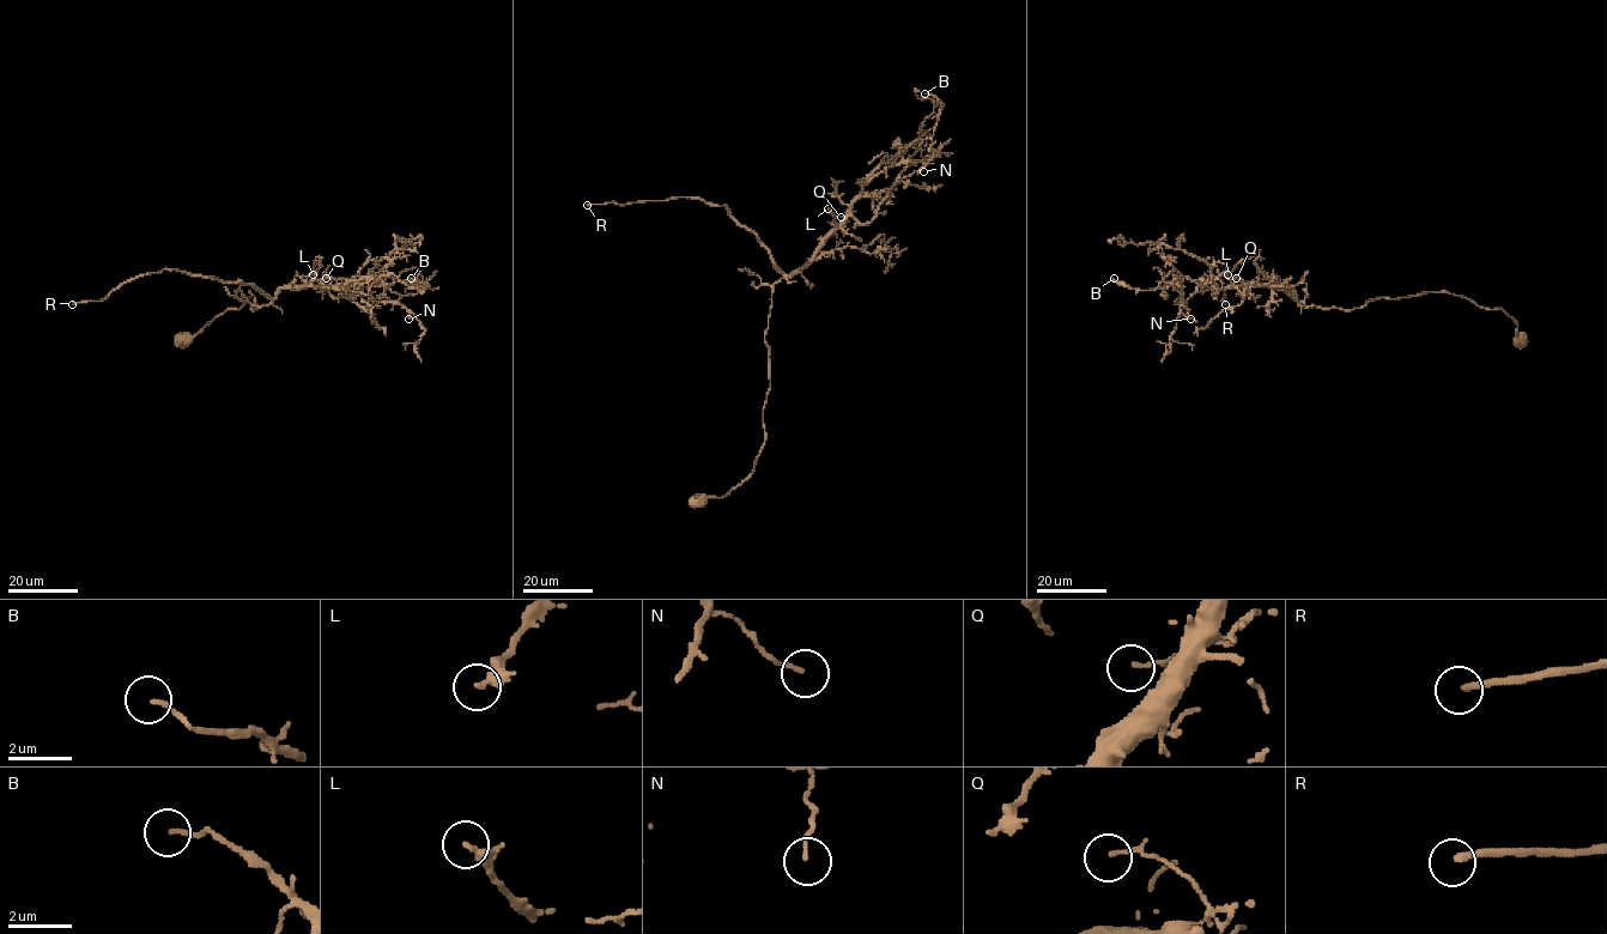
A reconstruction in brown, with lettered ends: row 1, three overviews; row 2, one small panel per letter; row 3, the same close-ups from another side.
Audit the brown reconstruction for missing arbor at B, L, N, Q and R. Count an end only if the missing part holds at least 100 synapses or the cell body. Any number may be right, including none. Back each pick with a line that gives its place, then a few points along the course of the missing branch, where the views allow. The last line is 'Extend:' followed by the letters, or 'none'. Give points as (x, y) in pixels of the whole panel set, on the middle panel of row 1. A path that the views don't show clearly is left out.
R: place (587, 205); course (587, 205), (523, 222), (517, 255), (538, 271), (614, 247), (691, 268), (789, 266)
Extend: R

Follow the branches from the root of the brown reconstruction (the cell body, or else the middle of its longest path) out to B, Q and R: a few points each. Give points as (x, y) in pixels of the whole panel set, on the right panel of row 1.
B: (1521, 338), (1503, 310), (1444, 291), (1341, 310), (1299, 305), (1289, 287), (1114, 278)
Q: (1521, 338), (1503, 310), (1444, 291), (1377, 298), (1341, 310), (1299, 305), (1289, 287), (1235, 286), (1236, 278)
R: (1521, 338), (1503, 310), (1444, 291), (1377, 298), (1348, 310), (1304, 308), (1284, 291), (1217, 268), (1225, 304)

